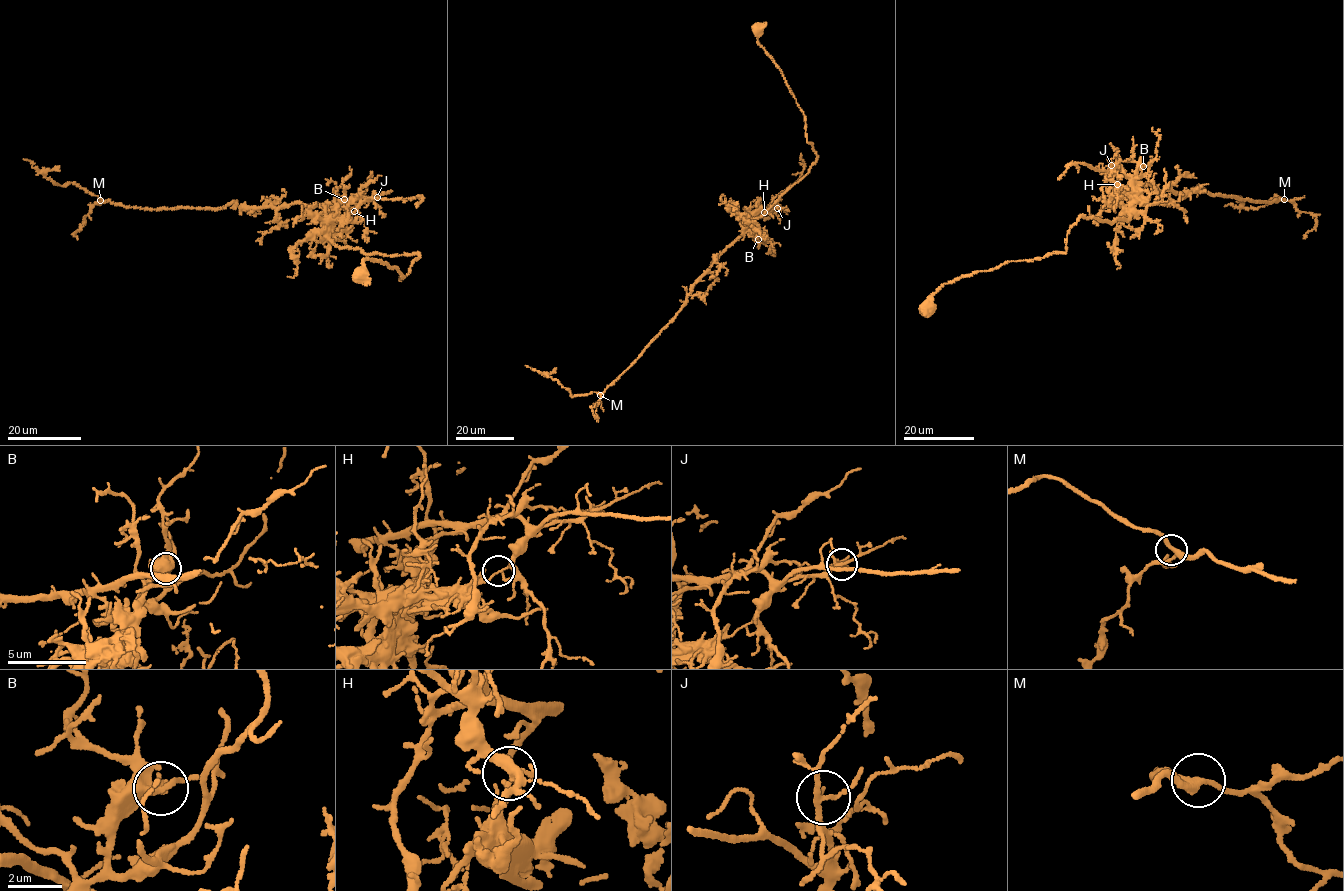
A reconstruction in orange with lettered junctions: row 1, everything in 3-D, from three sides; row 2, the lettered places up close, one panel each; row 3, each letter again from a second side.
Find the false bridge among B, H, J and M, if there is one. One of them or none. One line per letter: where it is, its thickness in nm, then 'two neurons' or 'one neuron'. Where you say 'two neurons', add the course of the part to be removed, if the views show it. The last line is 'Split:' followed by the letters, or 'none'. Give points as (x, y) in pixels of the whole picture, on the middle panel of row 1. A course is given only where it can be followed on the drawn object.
B: at (758, 239); 380 nm thick; one neuron
H: at (764, 212); 120 nm thick; two neurons; foreign part runs (764, 212), (714, 259), (694, 283), (676, 317), (602, 392), (572, 396), (556, 380), (525, 365)
J: at (777, 208); 150 nm thick; one neuron
M: at (600, 395); 280 nm thick; one neuron
Split: H

